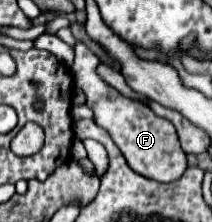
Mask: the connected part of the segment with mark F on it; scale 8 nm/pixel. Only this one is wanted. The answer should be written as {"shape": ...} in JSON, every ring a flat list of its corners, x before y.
{"shape":[[76,41,74,51,76,51,76,59,72,65,74,85,86,93,88,107,96,115,94,121,110,133,112,141,118,145,118,149,126,157,128,165,136,173,142,173,144,177,160,181,160,183,172,183,172,181,180,179,182,171,186,171,188,163,186,163,186,153,180,147,178,133,176,133,174,125,168,119,158,117,148,105,144,105,140,101,126,99,116,89,106,85,96,73,100,59,82,41]]}

